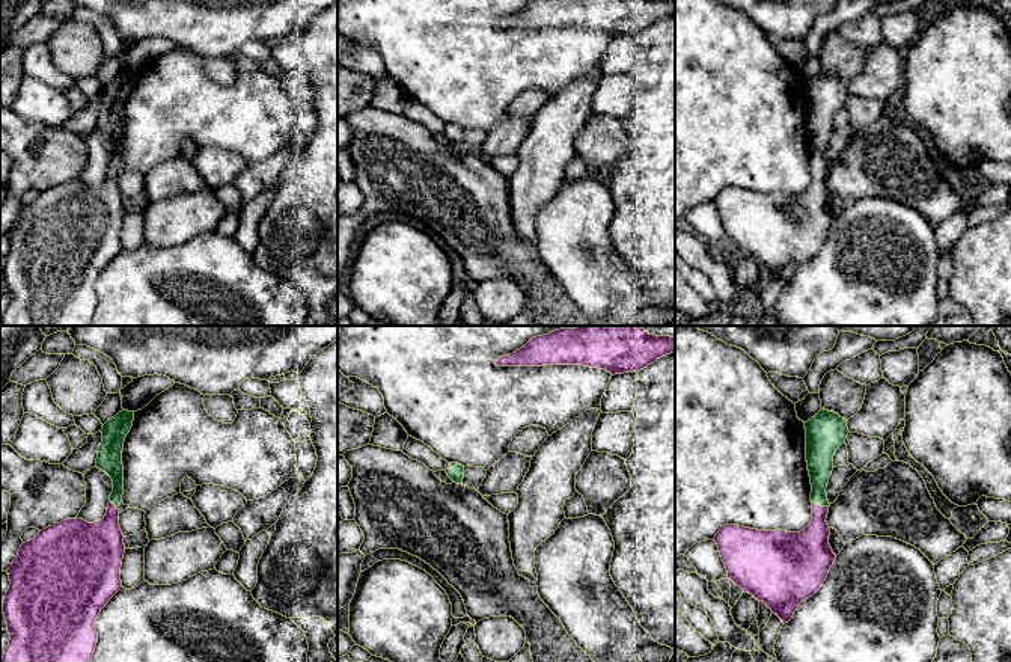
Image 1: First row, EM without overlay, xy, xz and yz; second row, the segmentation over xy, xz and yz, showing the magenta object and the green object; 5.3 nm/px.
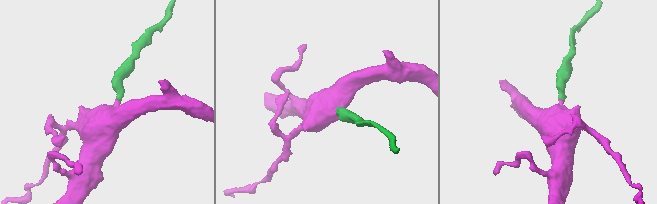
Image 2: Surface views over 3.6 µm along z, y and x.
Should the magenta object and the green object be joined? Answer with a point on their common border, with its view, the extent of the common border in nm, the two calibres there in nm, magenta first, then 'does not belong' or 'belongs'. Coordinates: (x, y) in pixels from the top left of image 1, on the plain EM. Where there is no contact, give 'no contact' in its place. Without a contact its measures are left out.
yz (820, 168) | 90 nm | 220/140 nm | belongs

